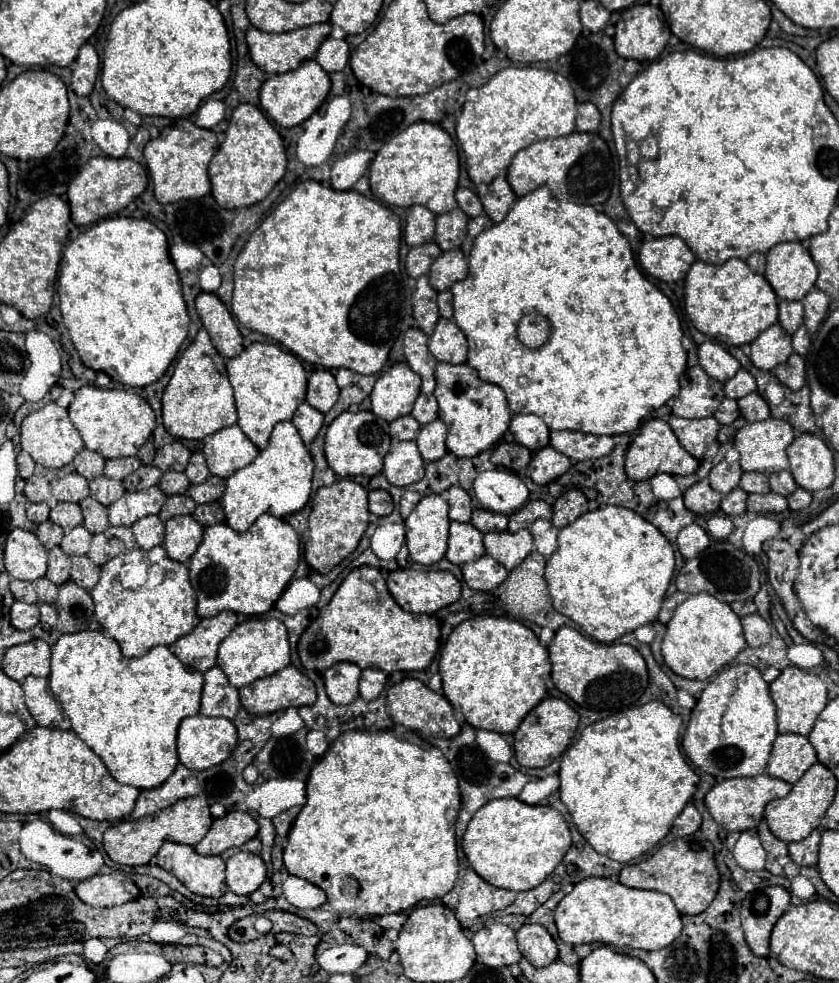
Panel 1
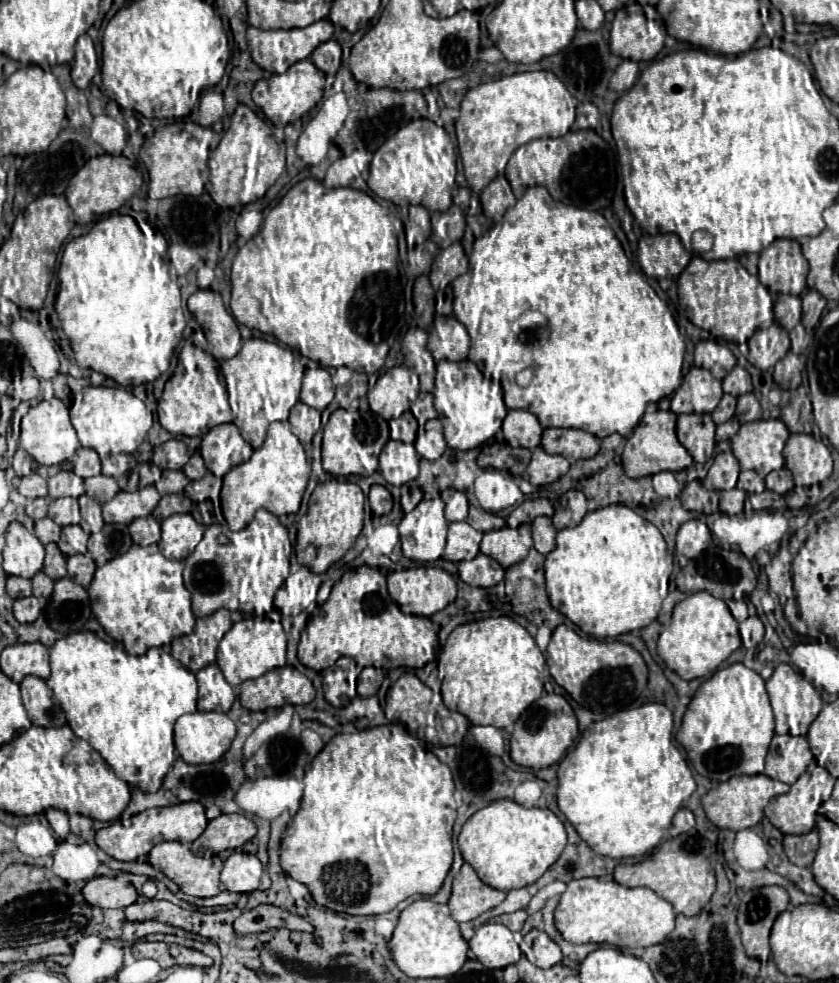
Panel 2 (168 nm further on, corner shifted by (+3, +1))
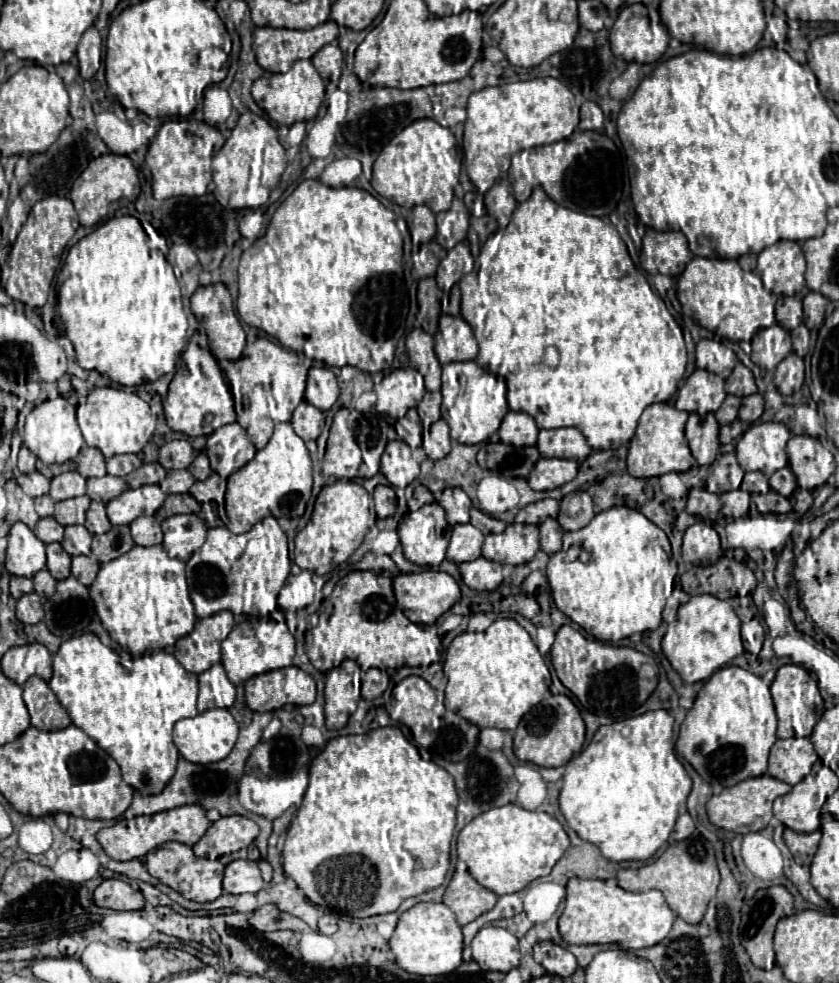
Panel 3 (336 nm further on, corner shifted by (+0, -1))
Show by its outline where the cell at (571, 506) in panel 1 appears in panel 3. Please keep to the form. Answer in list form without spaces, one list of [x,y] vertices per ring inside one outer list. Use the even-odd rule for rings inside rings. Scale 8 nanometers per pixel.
[[[573,492],[561,500],[561,512],[557,520],[563,530],[581,530],[591,522],[593,516],[595,512],[591,496],[587,492]]]

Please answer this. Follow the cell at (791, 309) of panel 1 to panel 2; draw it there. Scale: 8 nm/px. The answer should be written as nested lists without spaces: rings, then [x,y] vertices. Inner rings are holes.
[[[778,296],[776,304],[774,304],[774,314],[776,320],[786,328],[792,330],[798,322],[800,322],[800,296]]]

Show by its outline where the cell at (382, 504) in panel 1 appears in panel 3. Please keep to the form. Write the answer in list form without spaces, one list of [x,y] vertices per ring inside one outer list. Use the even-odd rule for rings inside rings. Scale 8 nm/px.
[[[377,486],[373,492],[373,500],[375,500],[375,512],[379,518],[389,518],[395,514],[397,496],[391,486]]]

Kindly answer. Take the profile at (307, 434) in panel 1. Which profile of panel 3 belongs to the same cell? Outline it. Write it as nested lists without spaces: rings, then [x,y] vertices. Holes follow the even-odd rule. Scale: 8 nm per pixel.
[[[301,402],[291,418],[291,426],[295,430],[297,436],[301,436],[305,442],[307,440],[317,440],[317,436],[321,434],[321,428],[325,426],[325,416],[319,408]]]

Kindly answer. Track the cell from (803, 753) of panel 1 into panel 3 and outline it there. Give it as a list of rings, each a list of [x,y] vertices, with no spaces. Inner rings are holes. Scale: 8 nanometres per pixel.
[[[809,737],[777,740],[769,754],[767,774],[795,786],[809,774],[815,760],[817,754]]]

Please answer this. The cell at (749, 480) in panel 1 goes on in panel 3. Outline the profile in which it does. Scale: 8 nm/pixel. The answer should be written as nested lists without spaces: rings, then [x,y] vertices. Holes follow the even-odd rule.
[[[747,472],[745,478],[743,478],[741,488],[745,492],[761,492],[761,494],[767,494],[771,490],[767,476],[761,474],[761,472]]]

